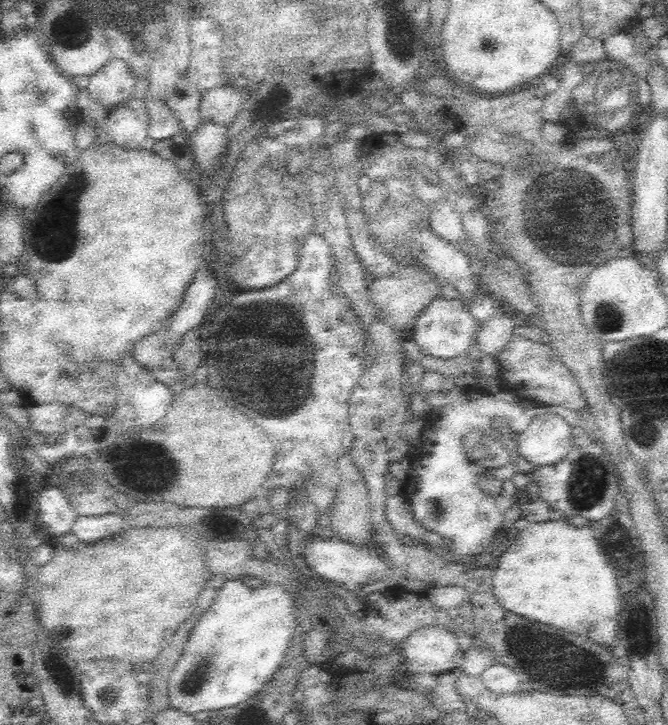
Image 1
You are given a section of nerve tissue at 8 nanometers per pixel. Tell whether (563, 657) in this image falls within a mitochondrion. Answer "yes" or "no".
yes

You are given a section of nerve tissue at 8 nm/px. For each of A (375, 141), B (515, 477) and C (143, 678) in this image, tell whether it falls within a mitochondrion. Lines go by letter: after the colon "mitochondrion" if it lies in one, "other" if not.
A: other
B: other
C: other

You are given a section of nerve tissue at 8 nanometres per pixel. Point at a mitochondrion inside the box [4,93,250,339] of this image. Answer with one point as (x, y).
(64, 236)

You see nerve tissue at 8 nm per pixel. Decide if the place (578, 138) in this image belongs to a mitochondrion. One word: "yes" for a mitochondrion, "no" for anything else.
no

